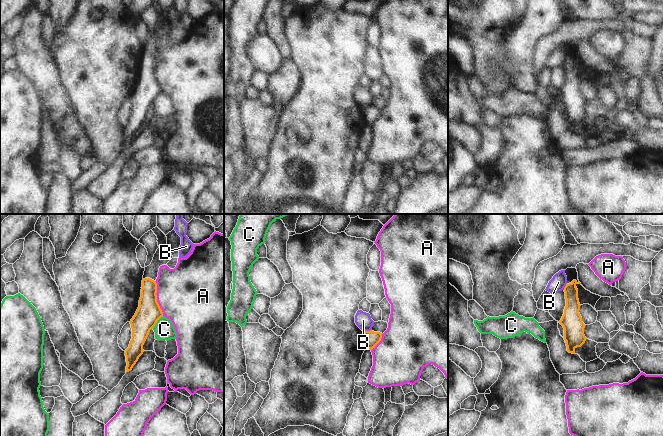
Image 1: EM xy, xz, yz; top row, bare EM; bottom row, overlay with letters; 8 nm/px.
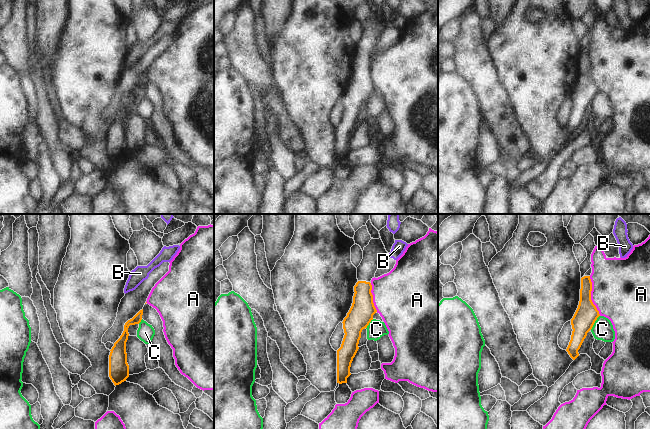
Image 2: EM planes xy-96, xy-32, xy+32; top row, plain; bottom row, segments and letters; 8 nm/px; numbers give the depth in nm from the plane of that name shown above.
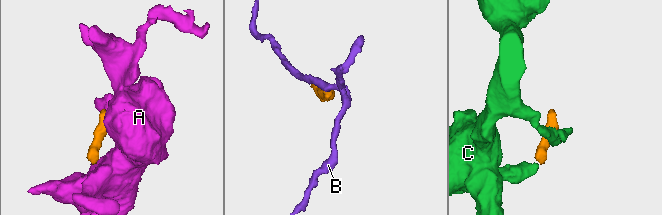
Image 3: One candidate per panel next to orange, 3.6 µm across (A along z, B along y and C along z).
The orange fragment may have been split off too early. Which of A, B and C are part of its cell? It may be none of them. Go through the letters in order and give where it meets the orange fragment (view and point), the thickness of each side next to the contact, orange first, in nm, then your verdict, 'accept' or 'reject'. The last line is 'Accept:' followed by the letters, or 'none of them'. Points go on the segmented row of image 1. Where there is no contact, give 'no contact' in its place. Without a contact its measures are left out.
A: xy (156, 298) | 190/480 nm | reject
B: xz (367, 331) | 110/130 nm | reject
C: xy (156, 322) | 190/160 nm | reject
Accept: none of them

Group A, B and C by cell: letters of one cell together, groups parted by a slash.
A / B / C

